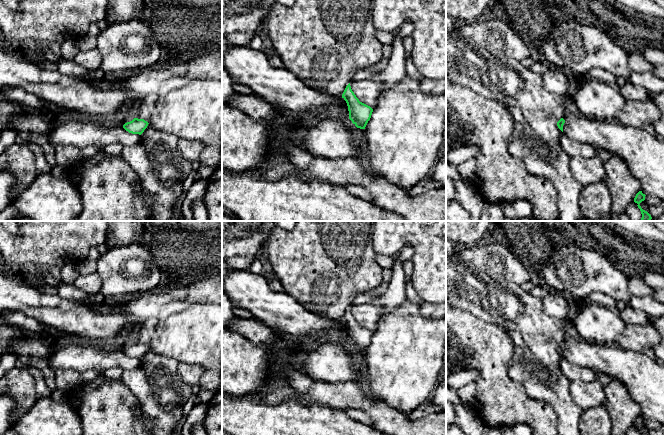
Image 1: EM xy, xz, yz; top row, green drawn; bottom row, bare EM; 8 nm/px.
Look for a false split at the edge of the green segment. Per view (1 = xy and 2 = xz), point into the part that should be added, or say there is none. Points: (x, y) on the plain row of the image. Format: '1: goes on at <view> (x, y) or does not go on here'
1: does not go on here
2: does not go on here

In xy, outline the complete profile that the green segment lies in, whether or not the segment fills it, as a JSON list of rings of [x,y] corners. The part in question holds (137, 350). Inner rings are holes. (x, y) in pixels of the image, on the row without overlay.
[[[134,342],[132,345],[125,347],[123,352],[129,357],[141,359],[147,352],[148,348],[149,347],[144,343]]]

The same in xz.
[[[350,307],[346,310],[342,322],[346,325],[349,335],[349,343],[360,353],[365,353],[371,342],[373,333],[360,326],[351,313]]]

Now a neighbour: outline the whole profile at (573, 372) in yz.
[[[562,356],[559,367],[561,372],[572,381],[591,382],[597,378],[597,373],[590,368],[581,367],[568,361]]]

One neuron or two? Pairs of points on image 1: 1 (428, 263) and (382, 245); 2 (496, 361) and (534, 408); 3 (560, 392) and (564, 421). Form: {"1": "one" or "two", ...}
{"1": "one", "2": "one", "3": "one"}

